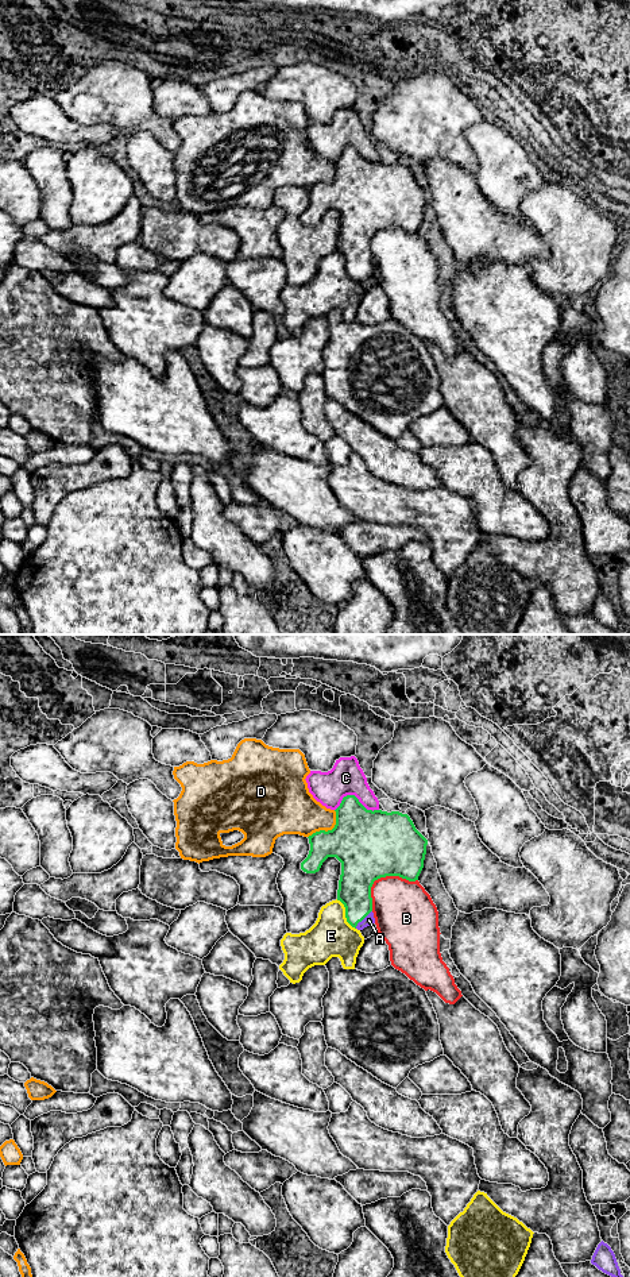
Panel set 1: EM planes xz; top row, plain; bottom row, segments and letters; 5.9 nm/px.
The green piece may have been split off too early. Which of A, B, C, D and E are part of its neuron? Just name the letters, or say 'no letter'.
A

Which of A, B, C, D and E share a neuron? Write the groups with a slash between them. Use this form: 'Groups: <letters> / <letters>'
Groups: A / B / C / D / E

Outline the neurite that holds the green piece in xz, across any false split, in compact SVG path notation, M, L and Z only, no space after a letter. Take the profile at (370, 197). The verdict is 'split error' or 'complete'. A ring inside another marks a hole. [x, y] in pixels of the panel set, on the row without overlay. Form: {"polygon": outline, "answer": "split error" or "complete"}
{"polygon": "M355 147L344 148L335 163L336 177L332 182L320 182L308 189L310 202L301 215L301 221L316 225L328 209L336 209L341 215L337 252L345 259L347 274L363 282L375 275L371 250L374 234L386 228L399 228L409 234L418 232L424 220L428 192L416 181L407 166L367 162Z", "answer": "split error"}

